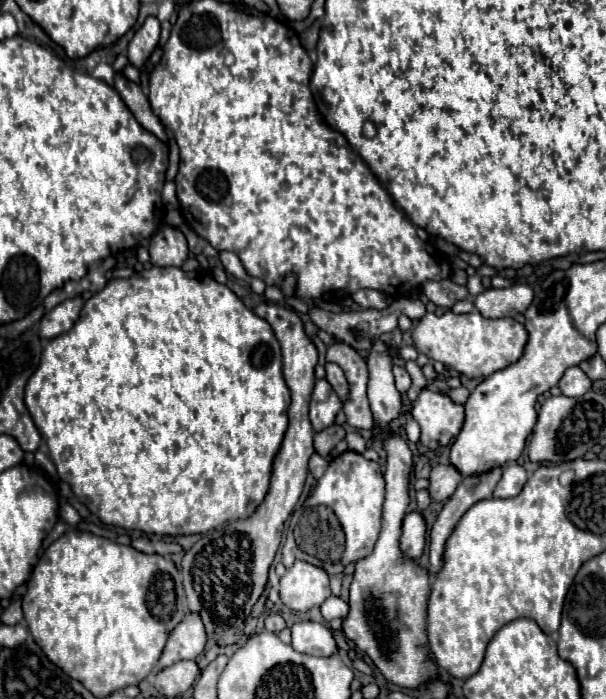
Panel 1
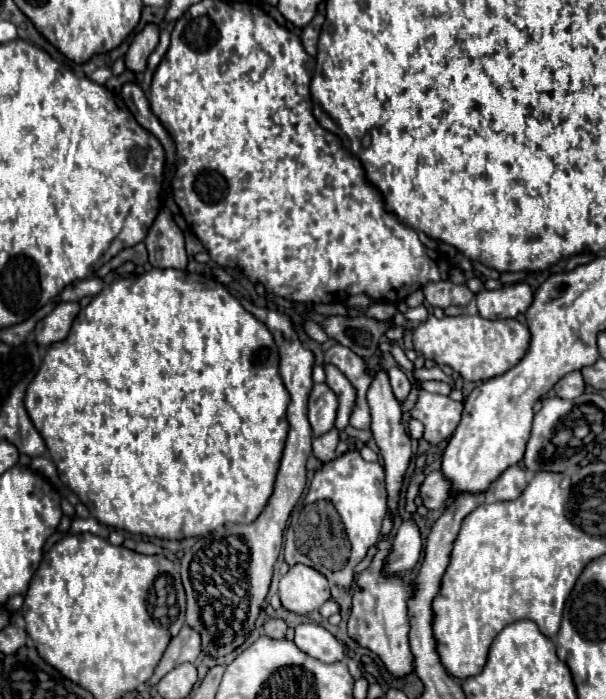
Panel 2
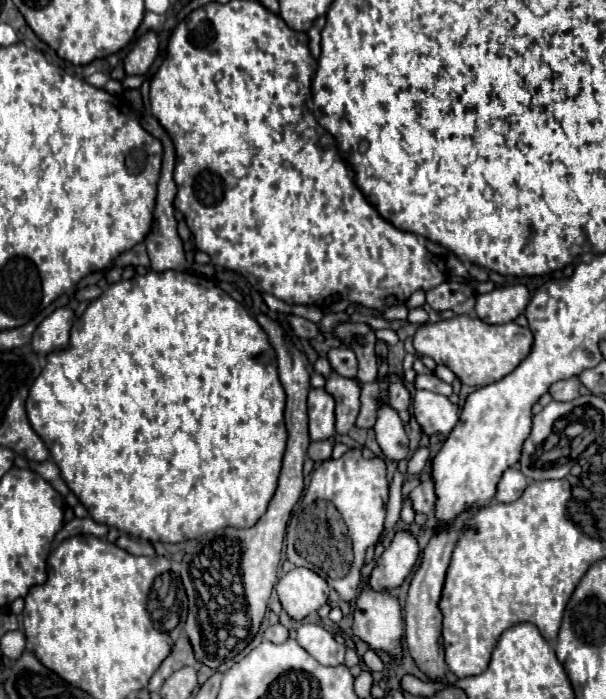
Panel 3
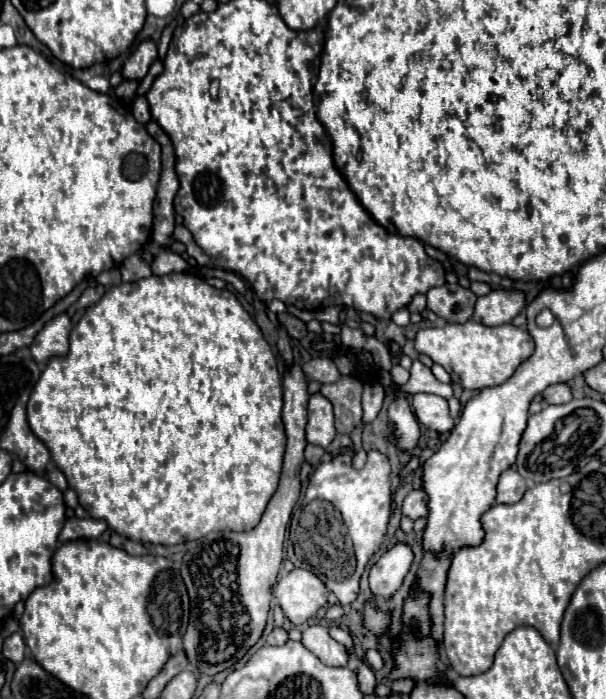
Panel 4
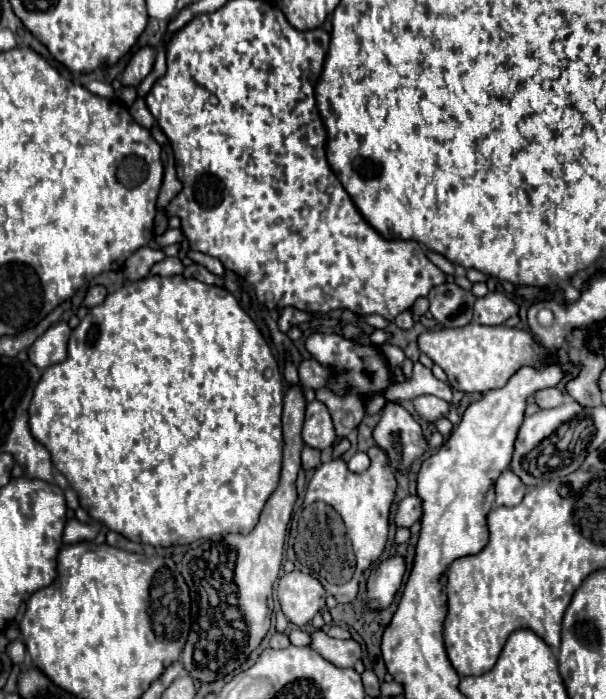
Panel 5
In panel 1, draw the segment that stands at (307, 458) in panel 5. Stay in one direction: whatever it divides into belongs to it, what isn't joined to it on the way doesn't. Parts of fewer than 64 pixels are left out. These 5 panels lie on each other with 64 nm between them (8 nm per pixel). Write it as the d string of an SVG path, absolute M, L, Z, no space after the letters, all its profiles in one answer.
M332 424L320 432L316 432L314 436L314 446L316 446L316 452L324 458L328 458L328 452L346 436L346 430L338 424Z

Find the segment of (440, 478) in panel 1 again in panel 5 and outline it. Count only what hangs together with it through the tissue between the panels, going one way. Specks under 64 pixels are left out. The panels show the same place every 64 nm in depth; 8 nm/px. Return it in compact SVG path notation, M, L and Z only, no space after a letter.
M414 494L414 496L406 496L400 506L398 506L398 512L396 512L396 524L398 526L412 526L416 520L420 520L422 516L422 504L420 504L420 498Z

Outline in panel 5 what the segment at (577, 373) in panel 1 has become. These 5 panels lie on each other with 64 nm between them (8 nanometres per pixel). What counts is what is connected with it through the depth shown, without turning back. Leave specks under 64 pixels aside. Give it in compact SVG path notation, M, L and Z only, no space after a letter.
M546 388L546 390L540 390L536 394L536 404L540 408L554 408L554 406L560 406L566 402L566 392L558 390L558 388Z

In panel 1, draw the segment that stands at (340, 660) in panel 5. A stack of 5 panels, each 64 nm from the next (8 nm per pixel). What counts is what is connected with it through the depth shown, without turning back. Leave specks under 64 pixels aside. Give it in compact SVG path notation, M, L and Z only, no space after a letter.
M298 622L292 626L292 648L302 654L330 656L338 650L330 630L320 622Z

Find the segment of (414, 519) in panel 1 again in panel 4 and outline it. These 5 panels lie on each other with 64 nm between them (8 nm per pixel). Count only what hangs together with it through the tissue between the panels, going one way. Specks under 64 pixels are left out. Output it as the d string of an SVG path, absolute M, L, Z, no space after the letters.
M398 542L370 570L370 588L376 598L390 598L408 574L414 560L414 552L408 544Z

